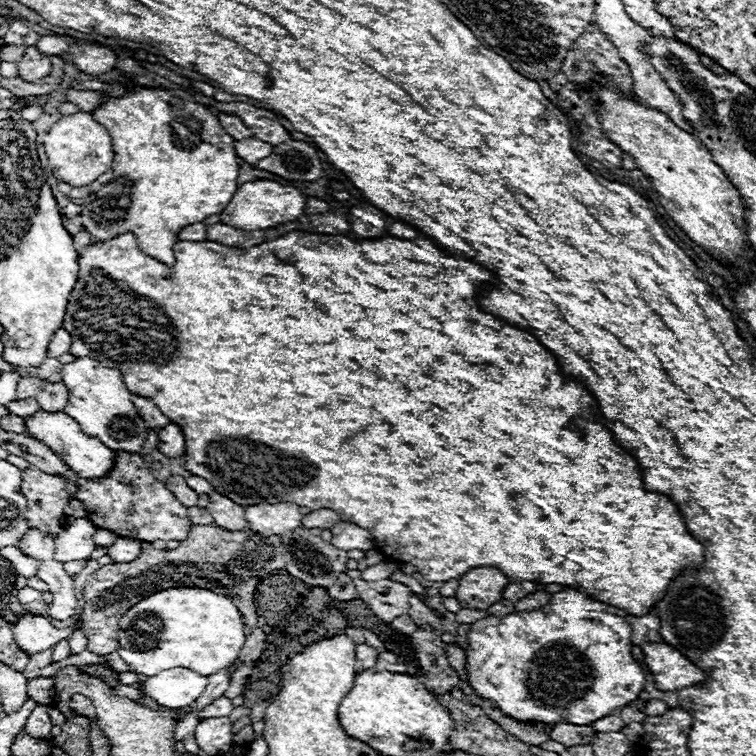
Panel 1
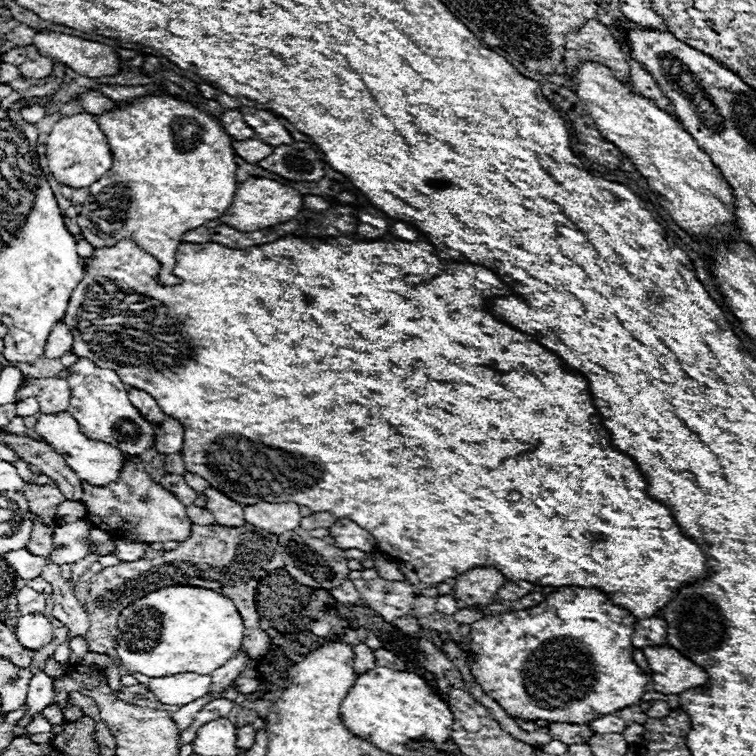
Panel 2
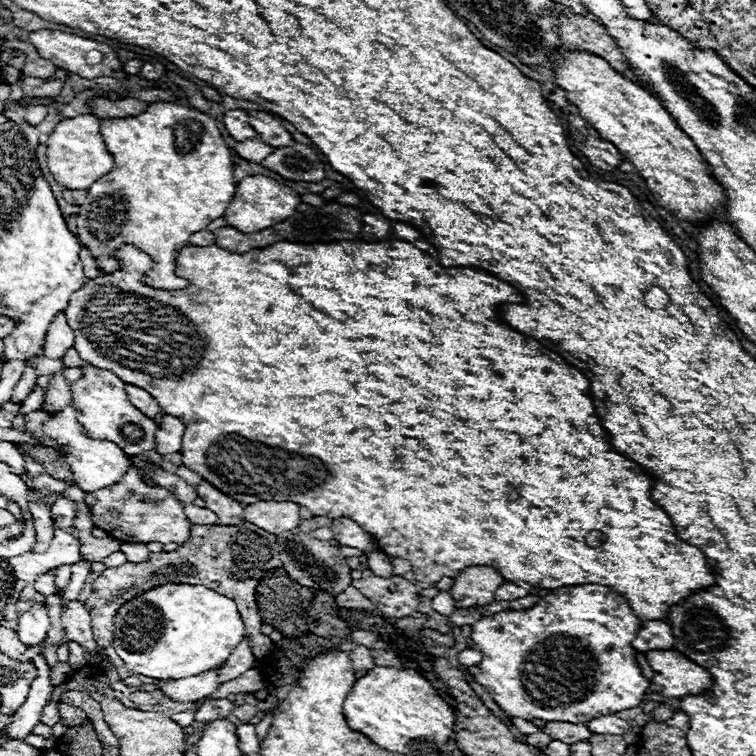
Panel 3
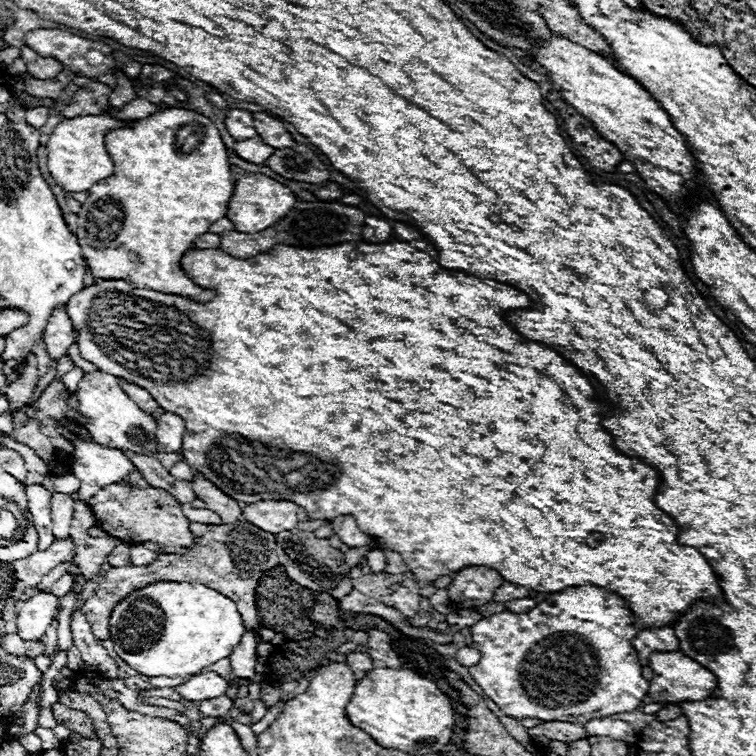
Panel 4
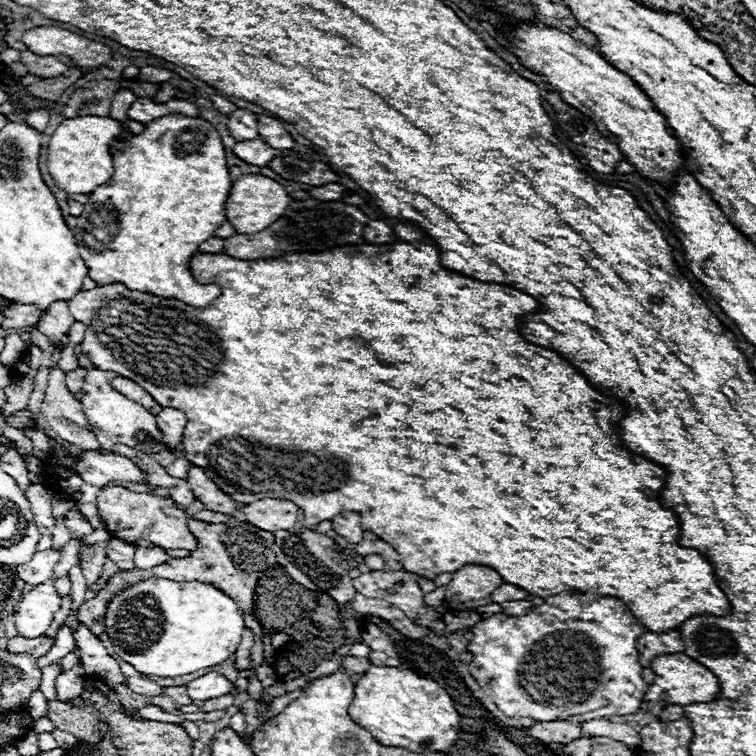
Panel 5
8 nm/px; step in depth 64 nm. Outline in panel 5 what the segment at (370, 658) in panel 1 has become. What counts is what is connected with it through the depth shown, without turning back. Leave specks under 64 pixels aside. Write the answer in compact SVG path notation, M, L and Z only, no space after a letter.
M346 656L346 658L342 660L342 670L350 676L350 680L352 680L354 684L364 676L364 672L366 672L368 666L370 666L370 660L368 660L368 658Z

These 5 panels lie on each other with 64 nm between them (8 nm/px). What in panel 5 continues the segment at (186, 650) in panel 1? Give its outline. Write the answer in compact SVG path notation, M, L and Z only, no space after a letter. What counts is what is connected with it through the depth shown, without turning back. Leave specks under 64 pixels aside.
M148 578L130 584L122 592L112 596L112 600L106 606L104 626L118 658L132 664L140 674L174 678L198 672L208 666L216 666L224 662L228 656L232 656L240 644L244 620L236 602L212 584Z

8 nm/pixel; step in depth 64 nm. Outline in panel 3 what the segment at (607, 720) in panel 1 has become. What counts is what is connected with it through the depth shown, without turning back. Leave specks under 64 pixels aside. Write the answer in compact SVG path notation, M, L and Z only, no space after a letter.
M614 714L594 718L586 726L590 728L592 734L612 734L612 736L624 736L630 730L630 724Z

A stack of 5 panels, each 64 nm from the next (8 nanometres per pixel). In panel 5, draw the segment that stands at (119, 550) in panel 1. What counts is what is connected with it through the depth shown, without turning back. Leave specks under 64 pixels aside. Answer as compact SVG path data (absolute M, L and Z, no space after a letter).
M138 546L136 552L134 552L134 564L136 568L140 570L148 570L148 568L154 568L158 564L164 564L170 560L170 554L158 546L152 546L152 548L142 548Z

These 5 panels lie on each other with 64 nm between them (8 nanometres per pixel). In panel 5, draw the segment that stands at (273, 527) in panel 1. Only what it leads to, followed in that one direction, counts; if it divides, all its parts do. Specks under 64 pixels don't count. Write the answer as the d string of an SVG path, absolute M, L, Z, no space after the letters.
M262 498L242 506L244 520L268 532L292 530L298 522L298 510L294 502L280 498Z

